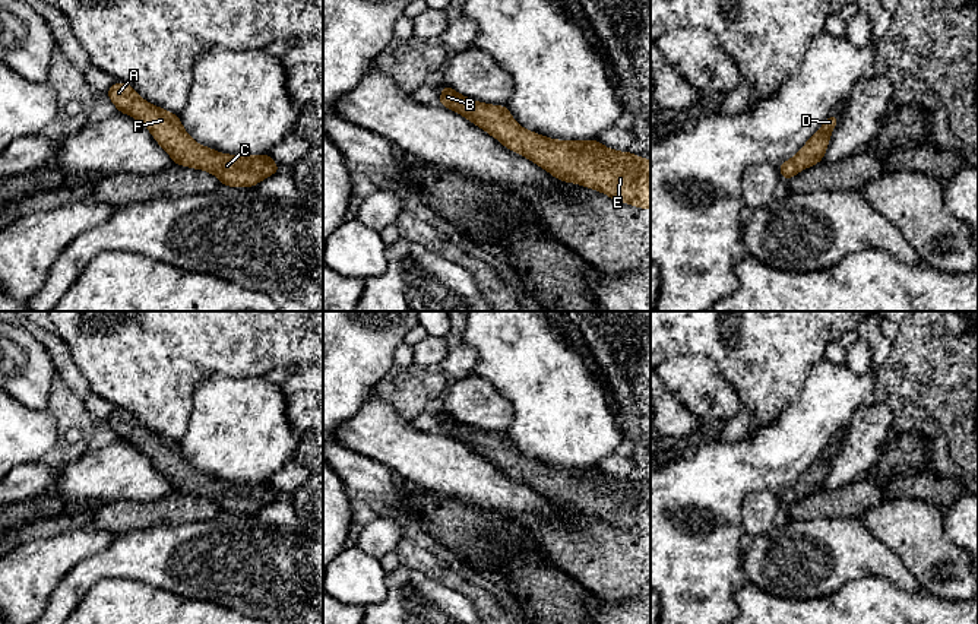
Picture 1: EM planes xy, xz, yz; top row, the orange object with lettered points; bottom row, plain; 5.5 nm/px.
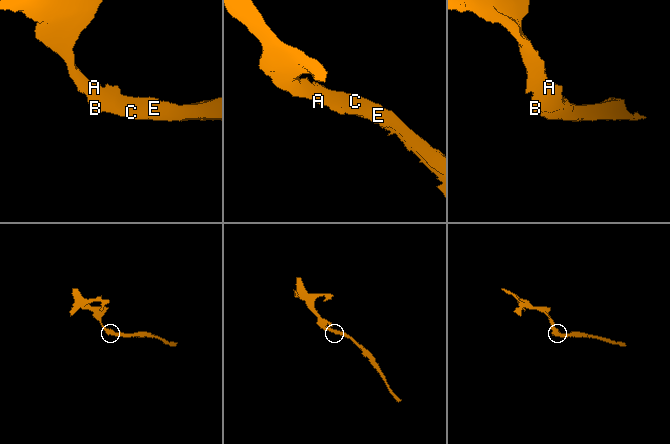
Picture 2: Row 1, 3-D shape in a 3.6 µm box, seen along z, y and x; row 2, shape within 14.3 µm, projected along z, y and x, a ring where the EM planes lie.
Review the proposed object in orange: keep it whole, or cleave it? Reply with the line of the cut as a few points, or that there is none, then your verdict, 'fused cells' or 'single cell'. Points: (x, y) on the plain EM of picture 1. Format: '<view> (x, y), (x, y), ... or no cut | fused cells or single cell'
no cut | single cell

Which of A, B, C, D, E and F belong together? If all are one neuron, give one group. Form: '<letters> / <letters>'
A B C D E F

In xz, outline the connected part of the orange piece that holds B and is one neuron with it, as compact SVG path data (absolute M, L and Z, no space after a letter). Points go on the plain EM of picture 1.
M441 411L437 430L463 443L504 475L520 481L554 506L601 519L639 536L651 536L649 487L605 475L598 466L557 468L528 459L515 449L507 433L466 425L446 411Z

